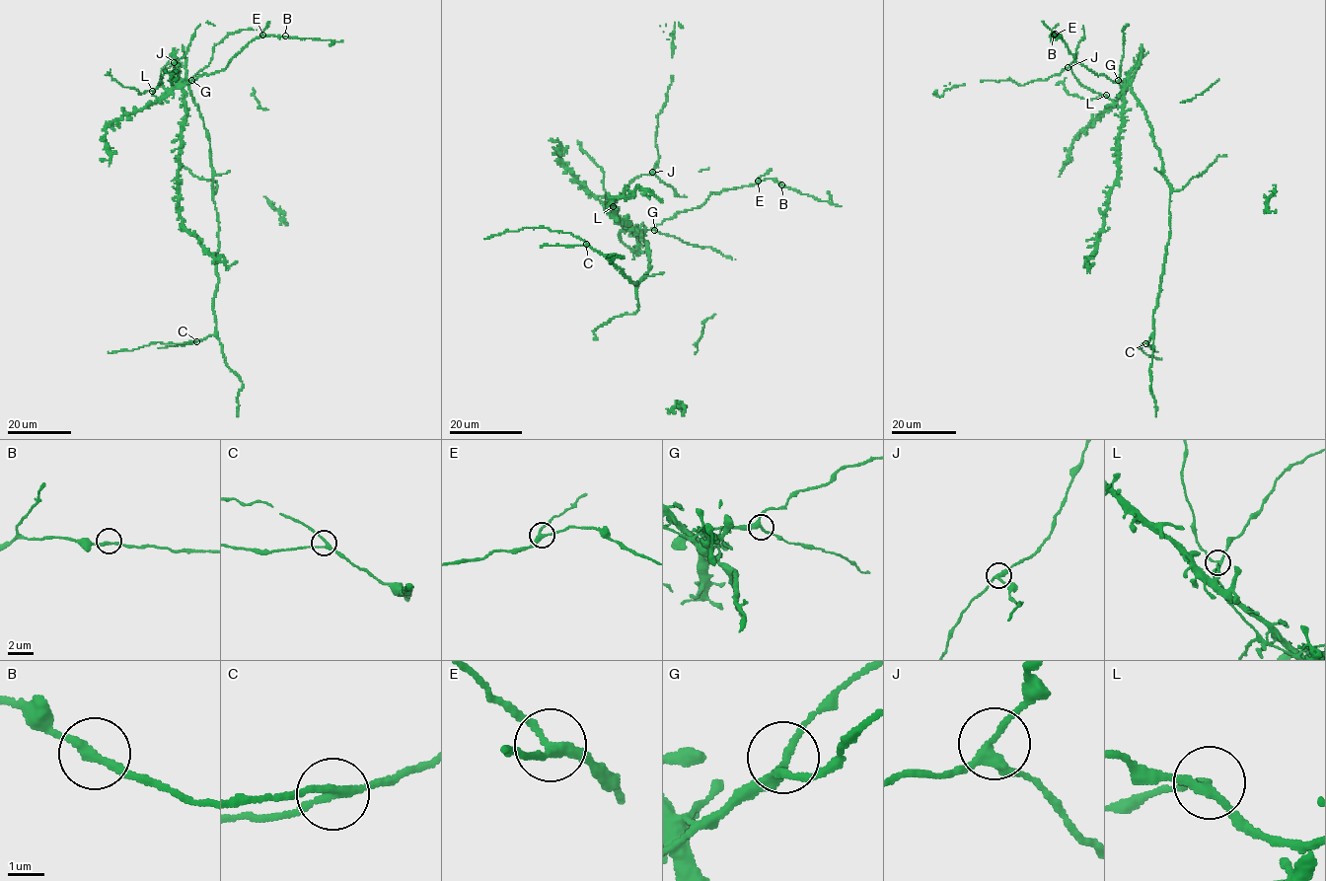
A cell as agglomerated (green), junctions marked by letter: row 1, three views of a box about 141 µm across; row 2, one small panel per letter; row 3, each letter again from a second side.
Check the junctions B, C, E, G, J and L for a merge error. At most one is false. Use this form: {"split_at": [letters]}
{"split_at": []}

